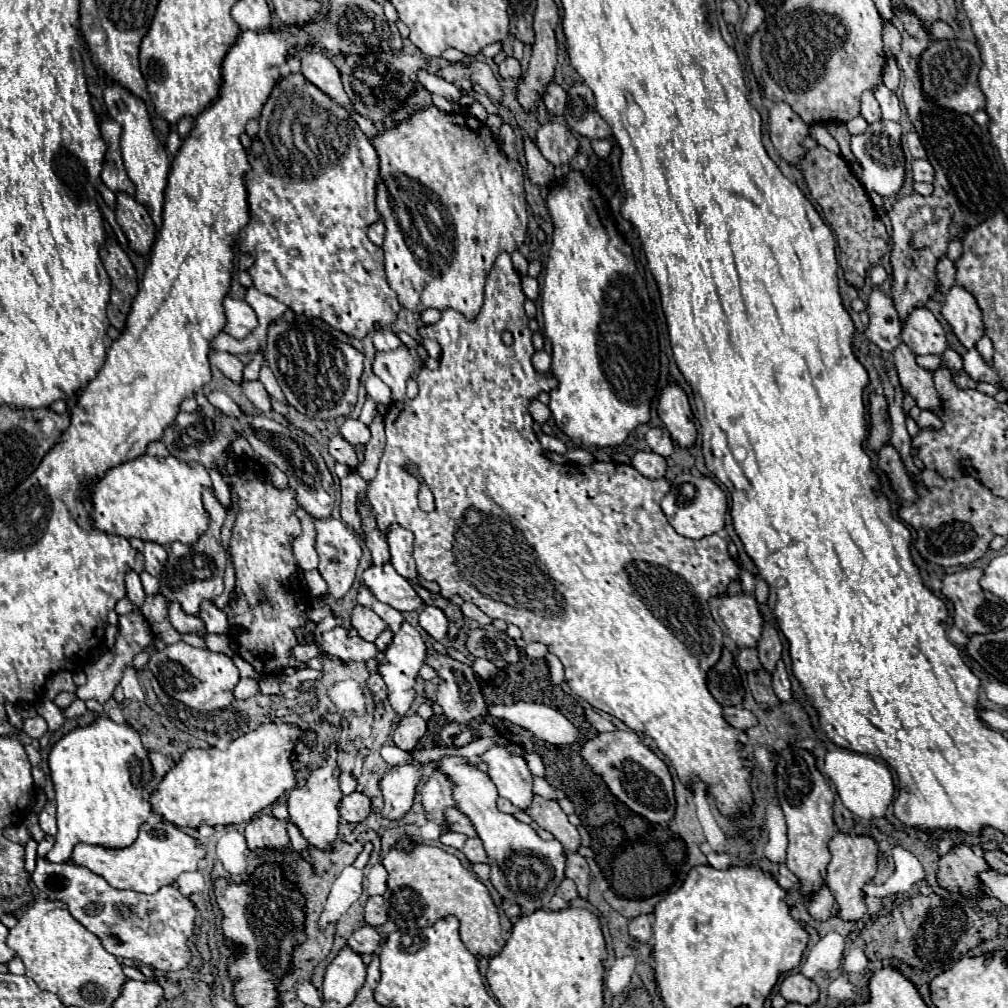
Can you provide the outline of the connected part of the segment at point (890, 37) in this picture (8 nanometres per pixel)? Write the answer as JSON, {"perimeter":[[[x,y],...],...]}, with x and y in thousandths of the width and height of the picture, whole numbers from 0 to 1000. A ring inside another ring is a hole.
{"perimeter":[[[876,21],[876,49],[880,55],[890,55],[894,49],[892,31],[882,21]]]}

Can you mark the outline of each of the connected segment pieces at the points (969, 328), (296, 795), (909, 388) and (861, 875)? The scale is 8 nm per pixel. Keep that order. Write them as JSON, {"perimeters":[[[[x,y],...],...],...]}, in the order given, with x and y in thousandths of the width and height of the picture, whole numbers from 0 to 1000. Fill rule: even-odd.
{"perimeters":[[[[945,283],[936,299],[936,314],[941,318],[945,330],[953,338],[955,344],[963,346],[967,340],[977,332],[977,322],[973,316],[973,307],[967,299],[967,295],[951,285]]],[[[326,743],[324,747],[324,755],[322,759],[318,759],[316,763],[309,765],[309,769],[305,771],[303,781],[293,781],[287,785],[285,791],[285,803],[287,803],[287,814],[291,818],[295,818],[295,822],[299,824],[299,828],[305,832],[305,836],[316,844],[330,844],[330,836],[334,832],[336,826],[336,816],[338,816],[338,809],[336,809],[336,797],[338,797],[338,787],[336,787],[336,779],[334,779],[334,747],[330,743]]],[[[894,340],[886,348],[886,354],[888,354],[888,366],[892,370],[892,380],[896,388],[910,398],[910,404],[922,406],[932,412],[936,406],[934,406],[932,392],[928,390],[926,370],[914,366],[908,360],[908,350],[898,340]]],[[[828,826],[828,830],[822,836],[824,844],[824,856],[820,858],[818,876],[824,882],[828,890],[828,902],[836,914],[852,914],[858,908],[858,896],[856,896],[856,880],[864,876],[868,864],[870,864],[870,836],[864,830],[858,828],[838,828]]]]}

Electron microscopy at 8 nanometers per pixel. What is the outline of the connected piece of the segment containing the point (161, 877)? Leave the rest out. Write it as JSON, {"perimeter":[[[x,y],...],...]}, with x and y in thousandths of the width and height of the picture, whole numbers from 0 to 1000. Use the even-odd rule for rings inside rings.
{"perimeter":[[[158,814],[156,818],[142,816],[138,820],[136,834],[124,842],[104,842],[104,840],[78,836],[72,844],[70,854],[90,862],[92,866],[98,866],[114,882],[156,886],[162,878],[172,878],[180,866],[195,864],[197,860],[195,856],[201,850],[203,850],[203,840],[195,832],[182,826],[172,816]]]}

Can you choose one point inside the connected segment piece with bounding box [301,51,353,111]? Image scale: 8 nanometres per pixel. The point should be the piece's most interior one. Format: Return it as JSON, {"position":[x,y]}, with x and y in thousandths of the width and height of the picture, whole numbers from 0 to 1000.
{"position":[313,64]}

